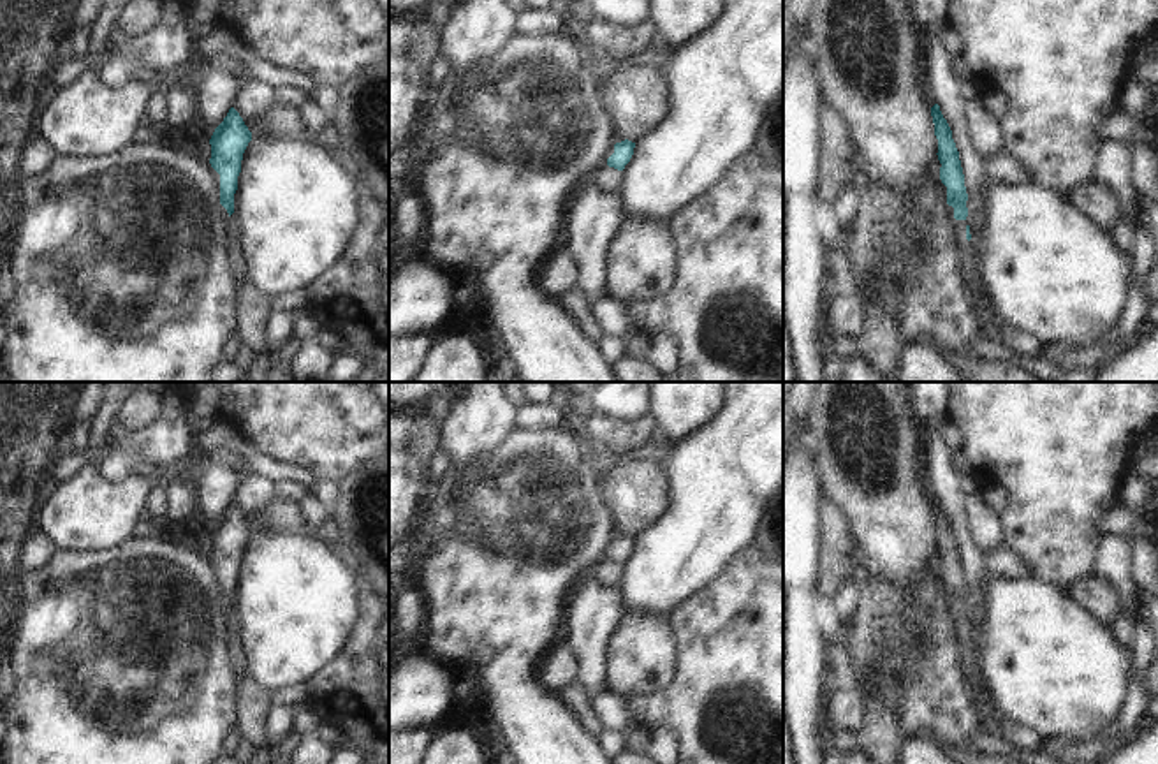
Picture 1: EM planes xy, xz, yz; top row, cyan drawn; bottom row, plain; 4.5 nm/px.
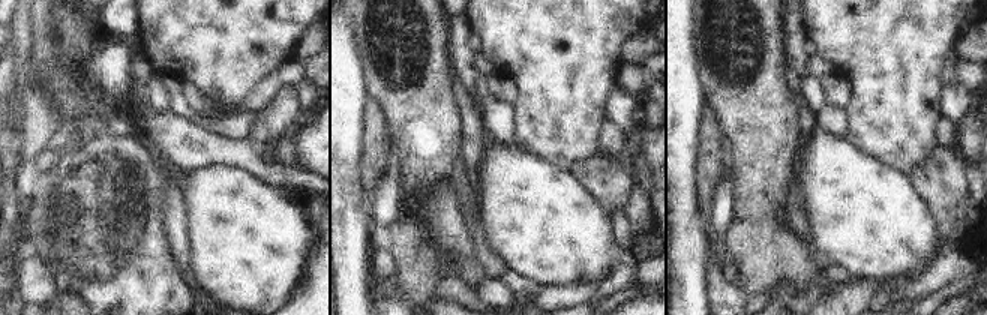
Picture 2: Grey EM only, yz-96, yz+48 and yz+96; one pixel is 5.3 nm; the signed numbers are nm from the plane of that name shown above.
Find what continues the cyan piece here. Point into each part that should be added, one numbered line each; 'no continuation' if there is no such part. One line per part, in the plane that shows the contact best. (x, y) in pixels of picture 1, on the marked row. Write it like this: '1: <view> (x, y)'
no continuation

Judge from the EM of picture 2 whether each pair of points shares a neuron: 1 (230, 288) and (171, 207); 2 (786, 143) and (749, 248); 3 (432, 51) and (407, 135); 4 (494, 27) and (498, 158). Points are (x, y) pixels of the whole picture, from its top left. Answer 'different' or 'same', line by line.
1: different
2: same
3: same
4: different

